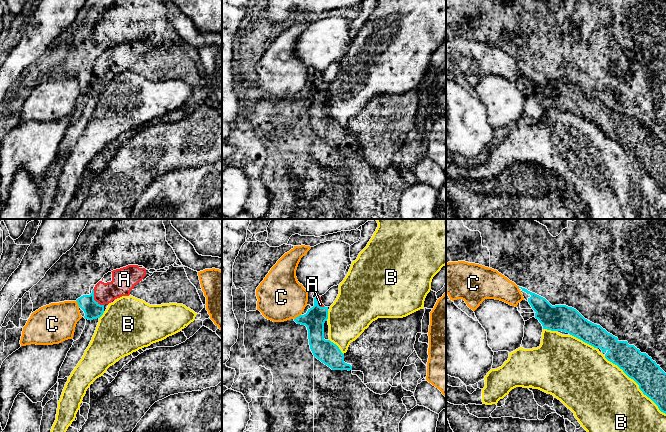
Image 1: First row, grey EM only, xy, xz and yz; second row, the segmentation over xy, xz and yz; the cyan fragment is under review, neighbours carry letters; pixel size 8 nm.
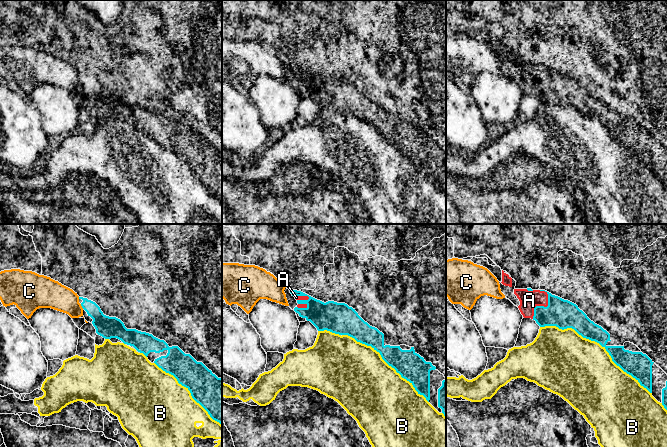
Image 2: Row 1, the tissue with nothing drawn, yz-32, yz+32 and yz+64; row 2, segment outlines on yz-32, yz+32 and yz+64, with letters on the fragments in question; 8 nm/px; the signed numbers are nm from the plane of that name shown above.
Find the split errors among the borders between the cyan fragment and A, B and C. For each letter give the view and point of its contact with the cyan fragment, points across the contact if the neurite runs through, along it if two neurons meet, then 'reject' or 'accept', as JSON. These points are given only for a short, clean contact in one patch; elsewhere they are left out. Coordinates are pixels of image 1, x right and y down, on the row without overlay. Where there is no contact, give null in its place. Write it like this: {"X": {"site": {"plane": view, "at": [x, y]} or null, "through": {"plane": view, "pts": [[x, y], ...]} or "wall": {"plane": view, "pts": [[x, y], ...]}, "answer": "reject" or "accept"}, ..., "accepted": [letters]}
{"A": {"site": {"plane": "xy", "at": [93, 75]}, "through": {"plane": "xy", "pts": [[93, 86], [93, 75], [104, 69]]}, "answer": "accept"}, "B": {"site": {"plane": "yz", "at": [637, 159]}, "answer": "reject"}, "C": {"site": {"plane": "xz", "at": [298, 92]}, "answer": "reject"}, "accepted": ["A"]}

